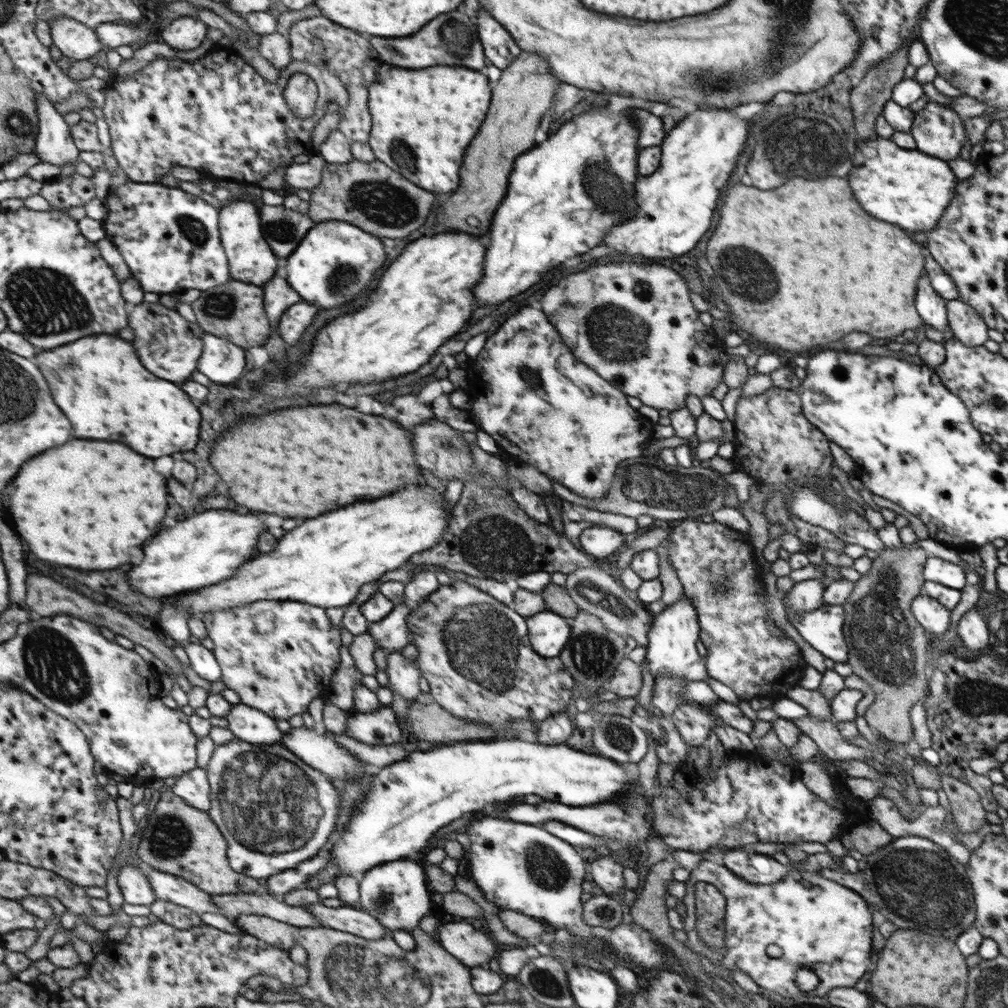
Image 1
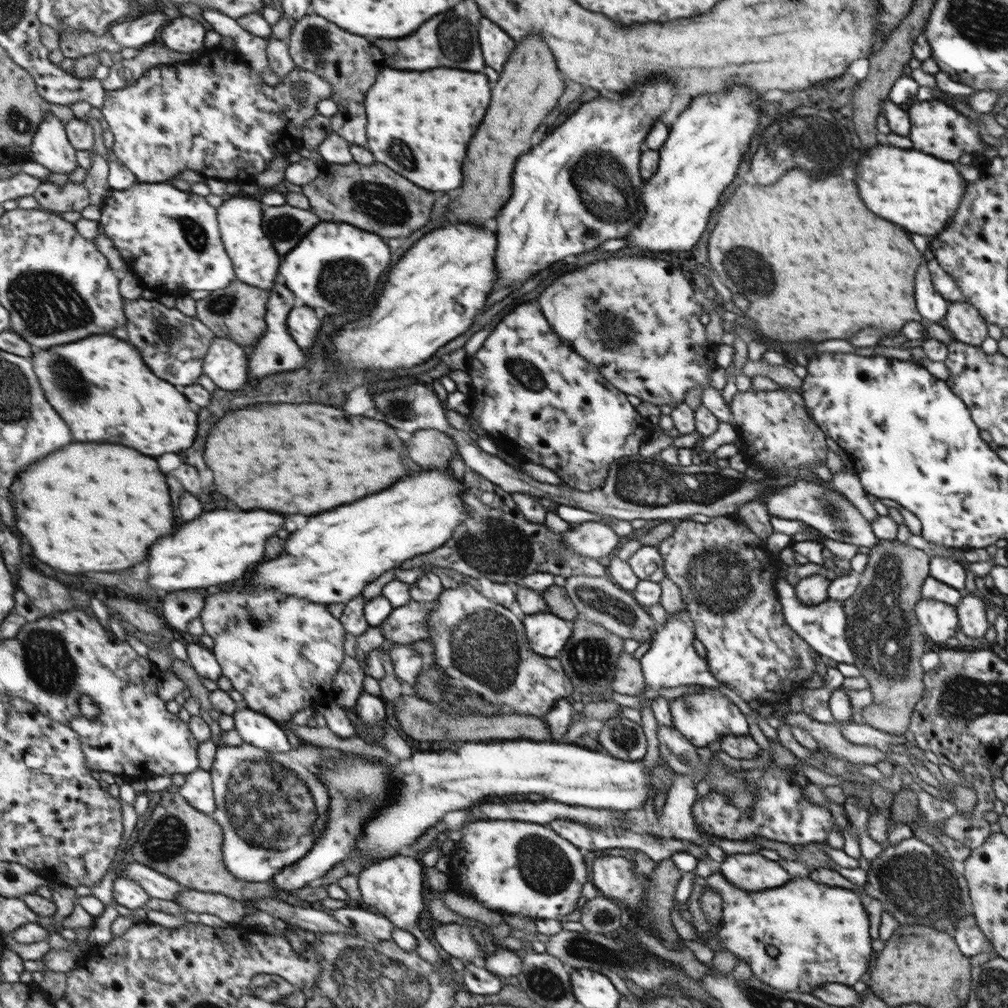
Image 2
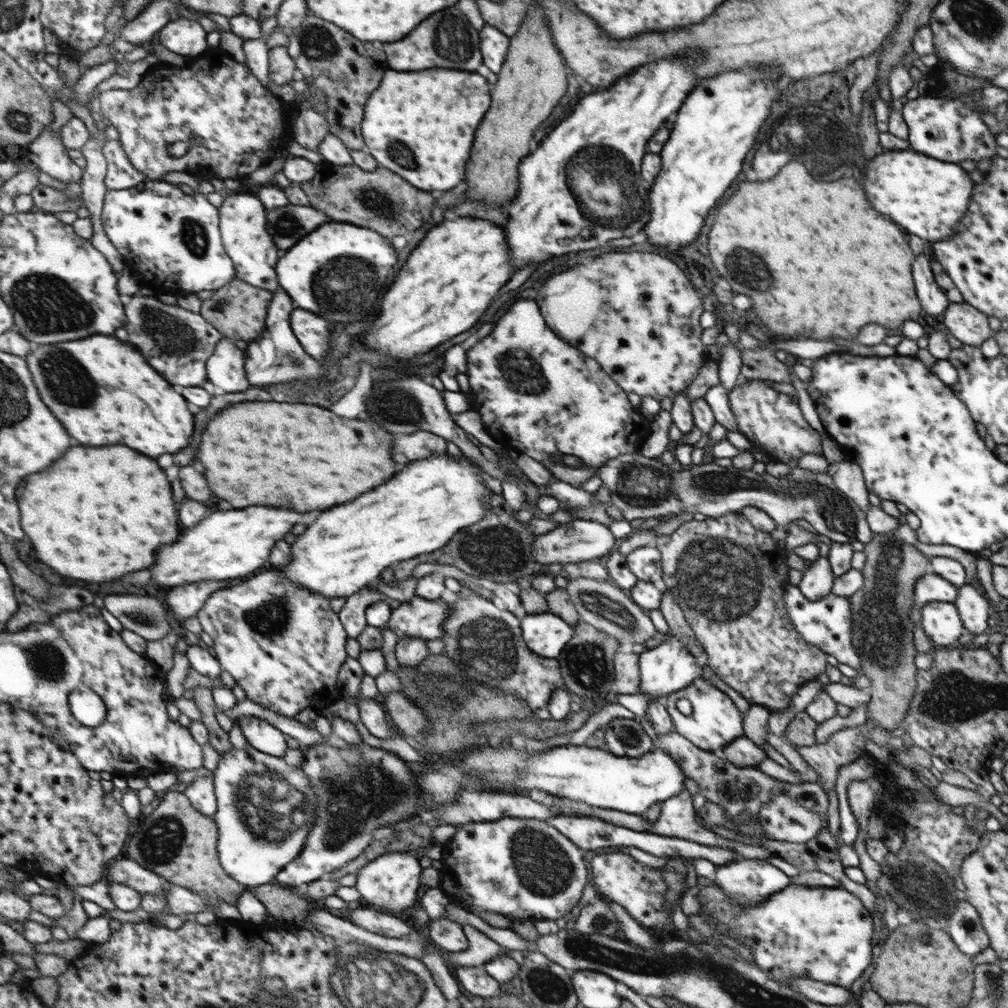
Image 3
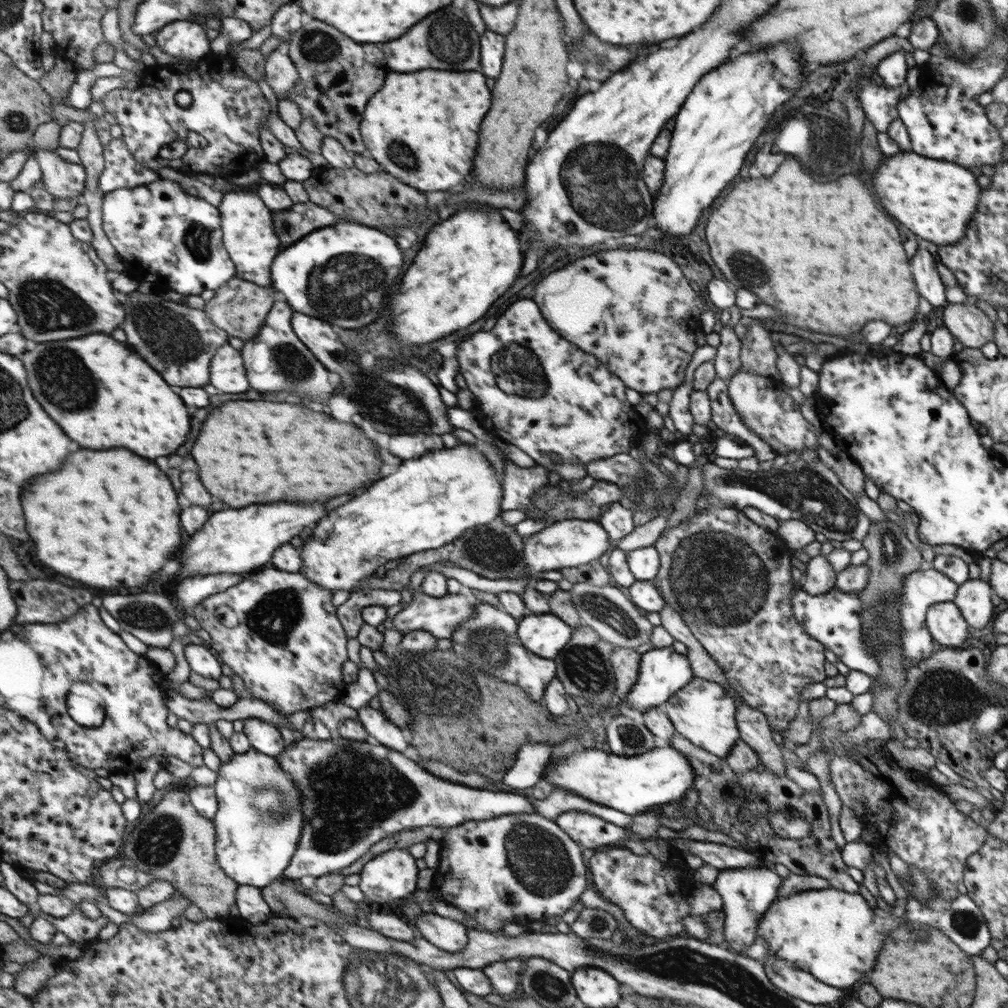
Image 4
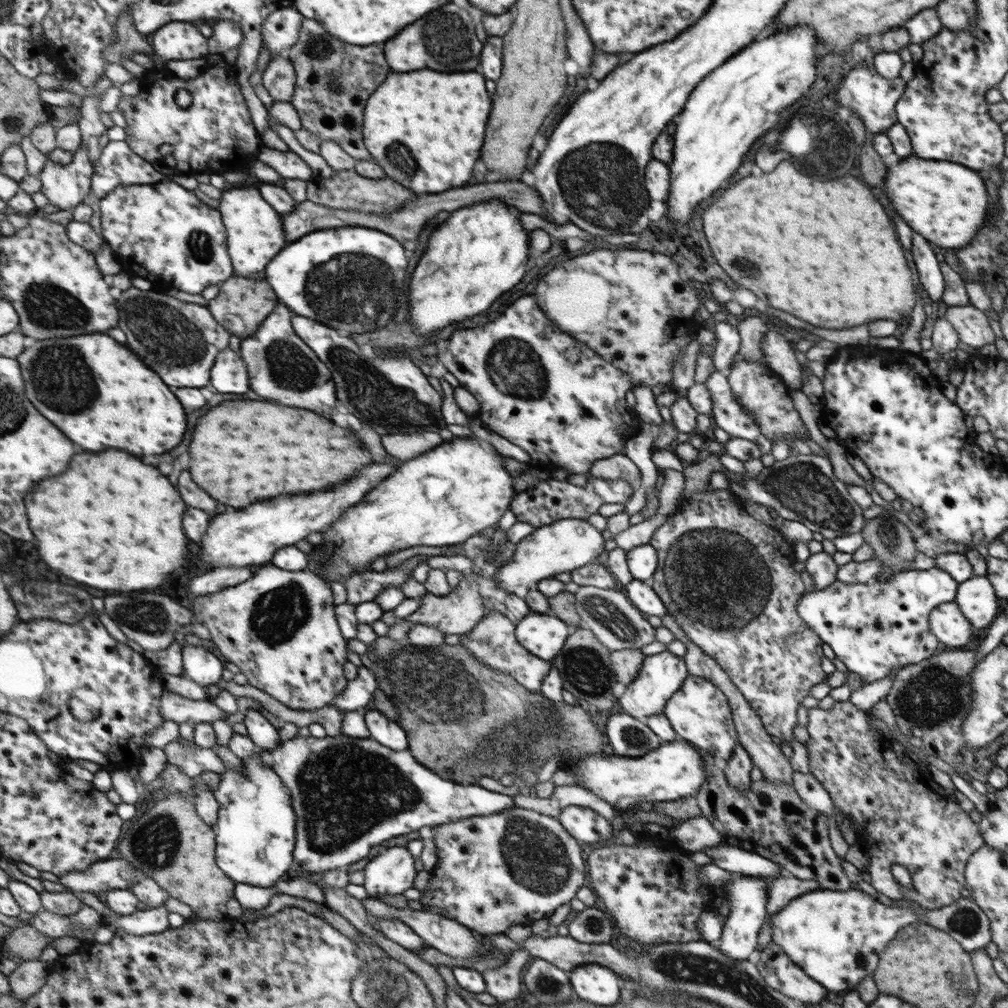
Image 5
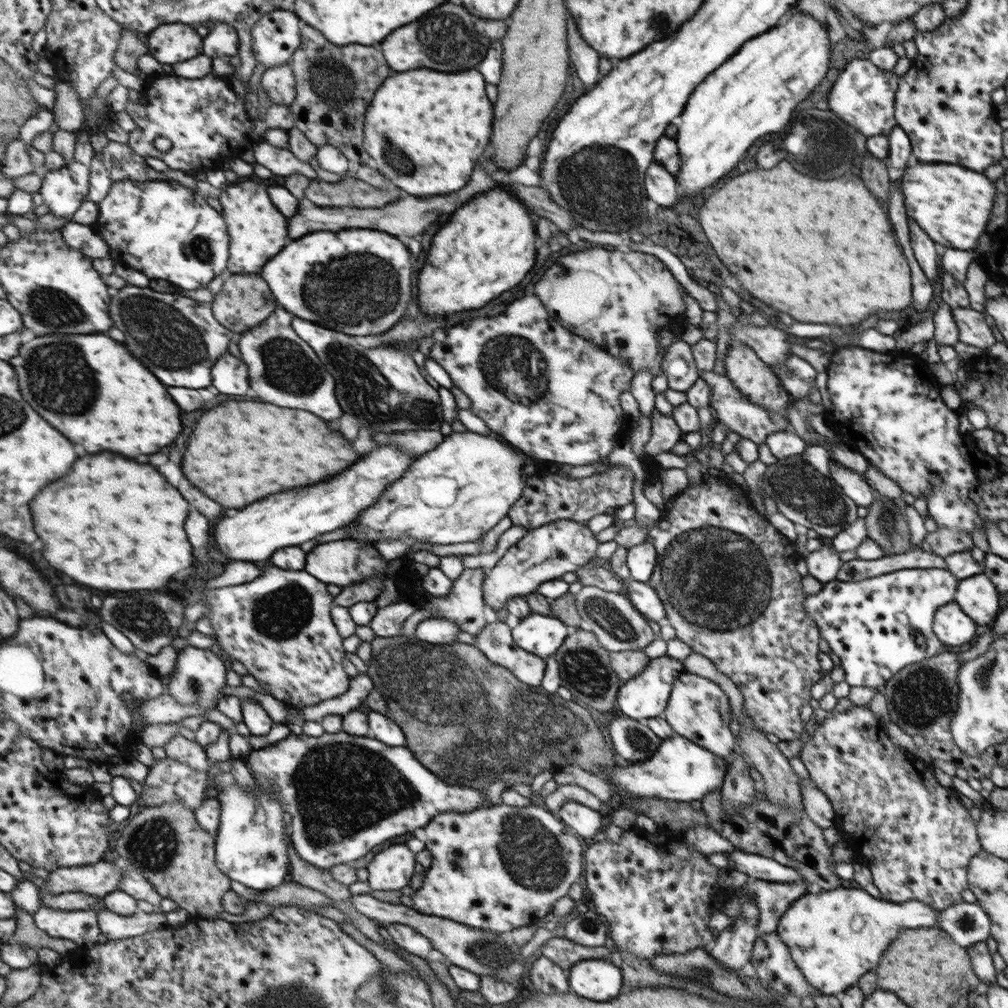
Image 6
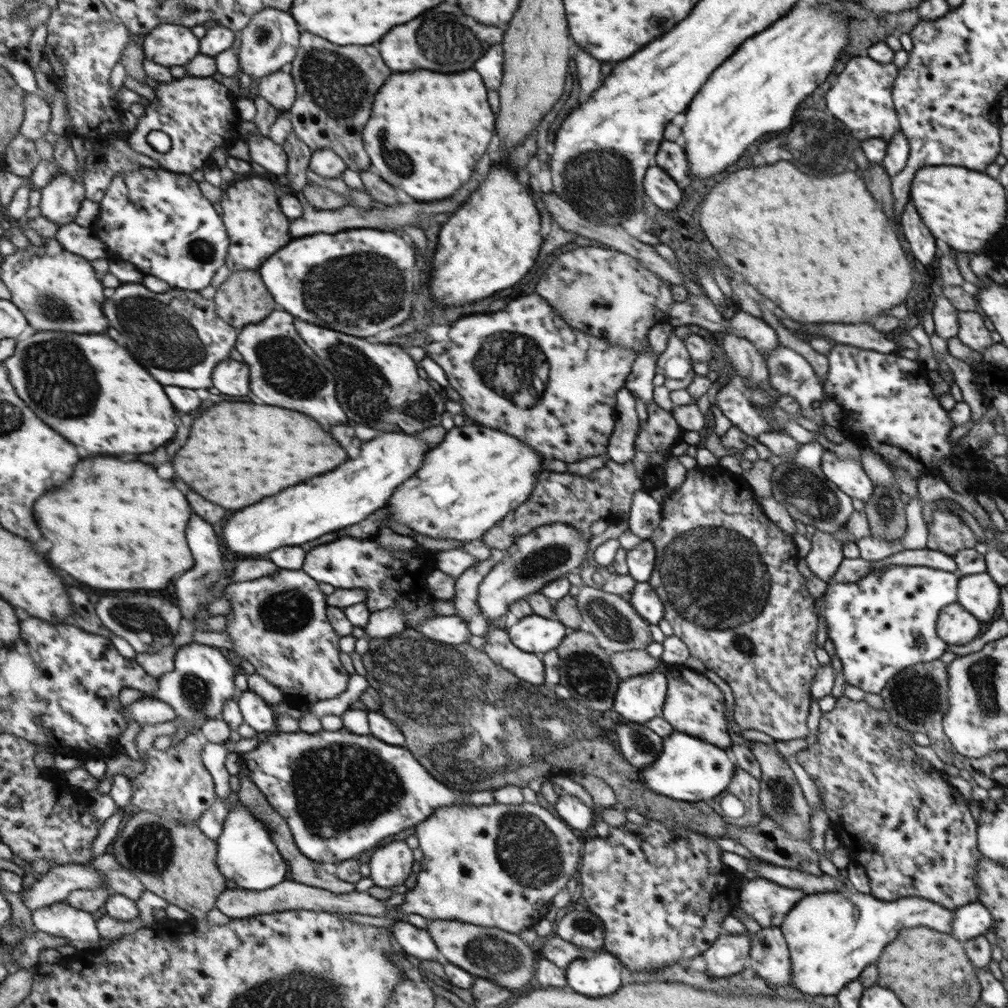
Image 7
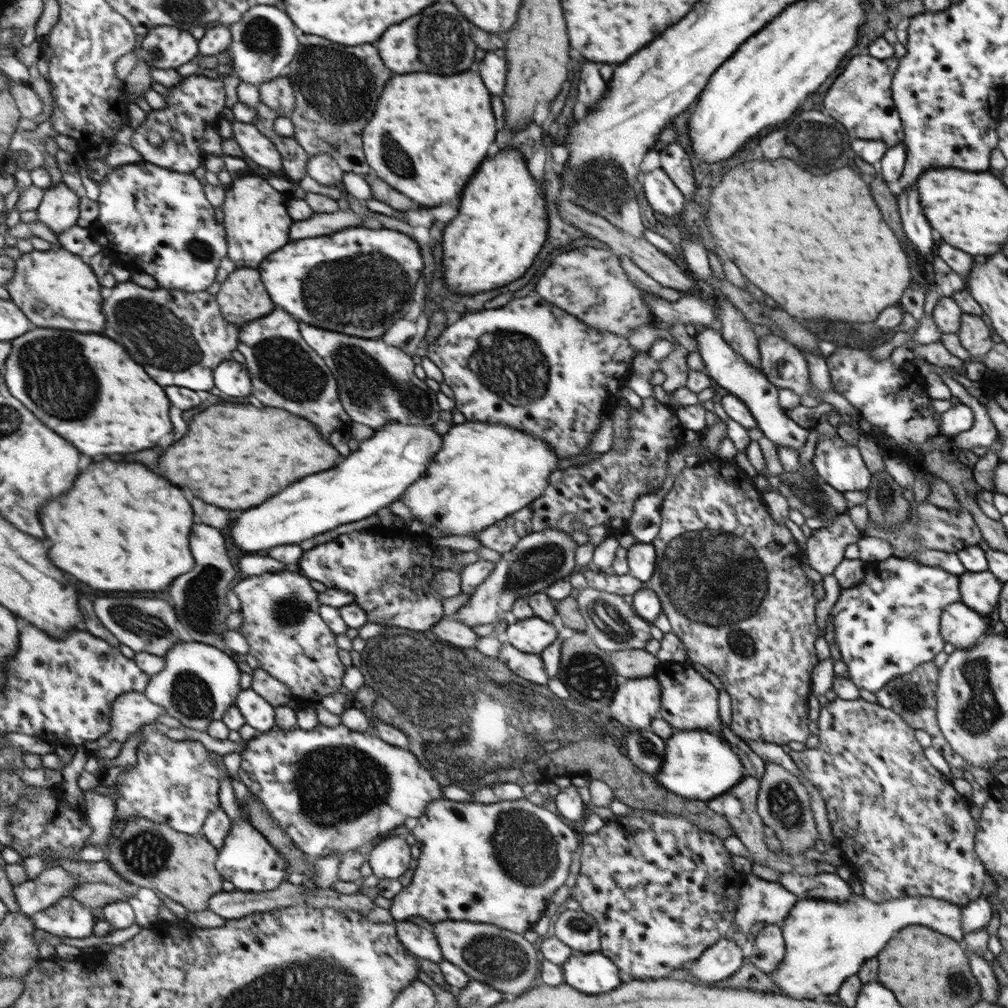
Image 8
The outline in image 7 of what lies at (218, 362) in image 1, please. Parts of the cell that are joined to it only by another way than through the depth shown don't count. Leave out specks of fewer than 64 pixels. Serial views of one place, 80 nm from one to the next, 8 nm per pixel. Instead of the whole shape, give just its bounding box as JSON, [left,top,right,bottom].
[215,358,250,396]

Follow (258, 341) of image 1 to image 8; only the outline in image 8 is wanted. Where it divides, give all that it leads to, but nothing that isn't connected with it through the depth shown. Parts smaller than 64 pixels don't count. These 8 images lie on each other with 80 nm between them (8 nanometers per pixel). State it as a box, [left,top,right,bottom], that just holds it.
[216,268,275,326]

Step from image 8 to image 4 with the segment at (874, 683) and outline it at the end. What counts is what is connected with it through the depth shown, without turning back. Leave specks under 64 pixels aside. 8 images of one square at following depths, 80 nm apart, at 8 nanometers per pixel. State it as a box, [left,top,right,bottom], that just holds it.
[790,567,958,680]

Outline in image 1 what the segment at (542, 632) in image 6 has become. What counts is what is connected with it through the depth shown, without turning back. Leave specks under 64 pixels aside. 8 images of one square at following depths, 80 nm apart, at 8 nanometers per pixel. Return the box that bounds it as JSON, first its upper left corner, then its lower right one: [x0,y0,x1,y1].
[525,611,569,658]

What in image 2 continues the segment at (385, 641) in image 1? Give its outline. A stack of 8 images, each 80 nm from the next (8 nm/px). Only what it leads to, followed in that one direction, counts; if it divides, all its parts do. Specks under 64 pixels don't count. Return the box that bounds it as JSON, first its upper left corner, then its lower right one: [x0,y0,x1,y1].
[376,600,430,645]

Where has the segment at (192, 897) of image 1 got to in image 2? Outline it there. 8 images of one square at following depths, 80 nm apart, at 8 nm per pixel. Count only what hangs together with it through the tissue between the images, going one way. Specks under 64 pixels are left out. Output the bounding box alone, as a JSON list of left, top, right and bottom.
[119,861,185,901]

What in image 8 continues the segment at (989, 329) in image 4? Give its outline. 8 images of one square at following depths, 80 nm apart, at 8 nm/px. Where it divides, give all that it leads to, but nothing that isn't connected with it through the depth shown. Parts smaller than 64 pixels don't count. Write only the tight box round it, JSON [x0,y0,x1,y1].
[956,313,993,360]

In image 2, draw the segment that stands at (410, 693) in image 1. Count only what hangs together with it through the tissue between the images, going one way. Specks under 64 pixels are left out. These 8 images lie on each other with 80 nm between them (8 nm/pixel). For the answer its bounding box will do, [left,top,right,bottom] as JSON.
[388,644,423,692]

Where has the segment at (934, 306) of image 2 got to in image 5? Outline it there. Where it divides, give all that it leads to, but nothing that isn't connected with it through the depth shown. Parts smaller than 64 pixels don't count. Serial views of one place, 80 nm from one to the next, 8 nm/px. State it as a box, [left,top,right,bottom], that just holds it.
[911,234,944,302]

